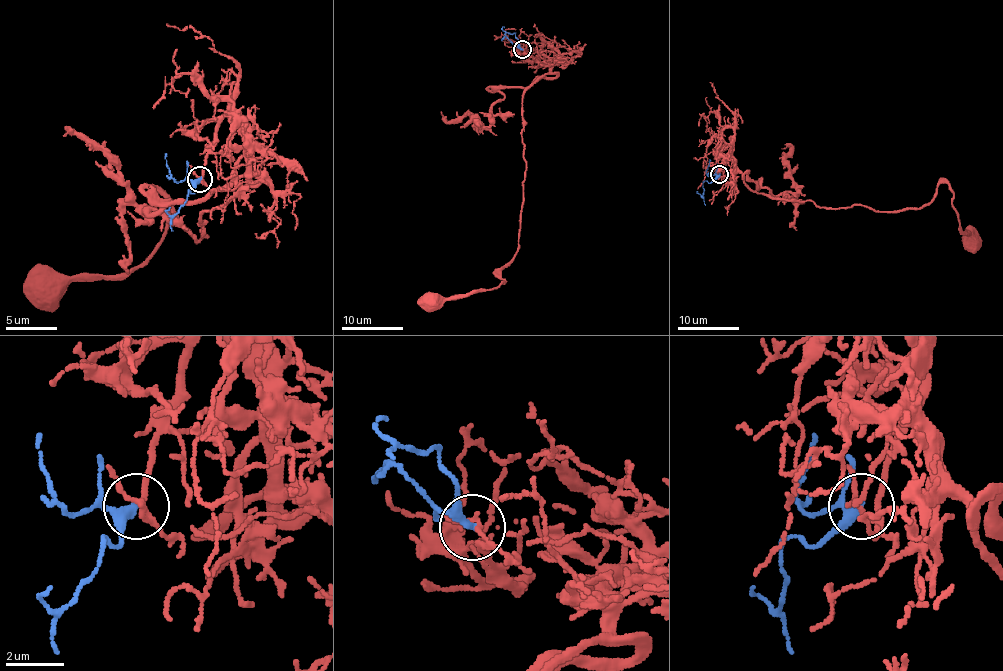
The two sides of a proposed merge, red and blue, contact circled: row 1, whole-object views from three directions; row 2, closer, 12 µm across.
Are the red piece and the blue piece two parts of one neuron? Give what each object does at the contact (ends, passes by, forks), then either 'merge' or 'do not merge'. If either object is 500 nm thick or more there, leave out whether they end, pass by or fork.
red forks there; blue passes by; do not merge

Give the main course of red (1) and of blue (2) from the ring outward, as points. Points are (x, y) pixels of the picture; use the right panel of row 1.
1: (718, 174), (729, 157), (753, 191), (876, 211), (923, 208), (946, 183), (967, 240)
2: (720, 174), (709, 183), (703, 183), (702, 195), (697, 191)

